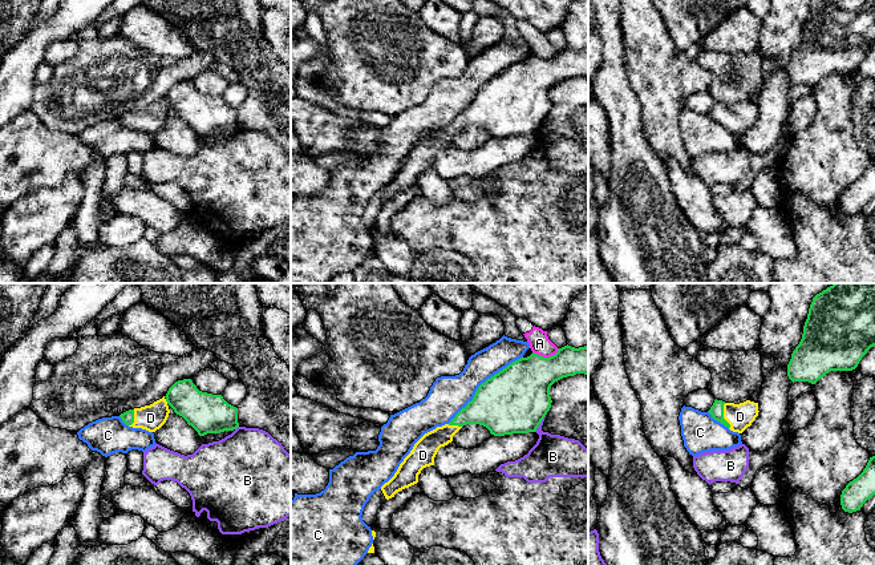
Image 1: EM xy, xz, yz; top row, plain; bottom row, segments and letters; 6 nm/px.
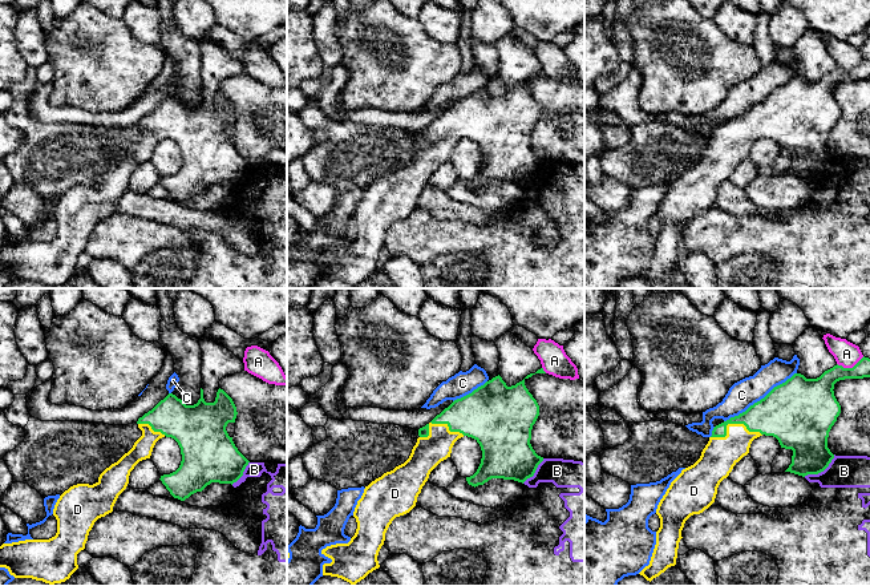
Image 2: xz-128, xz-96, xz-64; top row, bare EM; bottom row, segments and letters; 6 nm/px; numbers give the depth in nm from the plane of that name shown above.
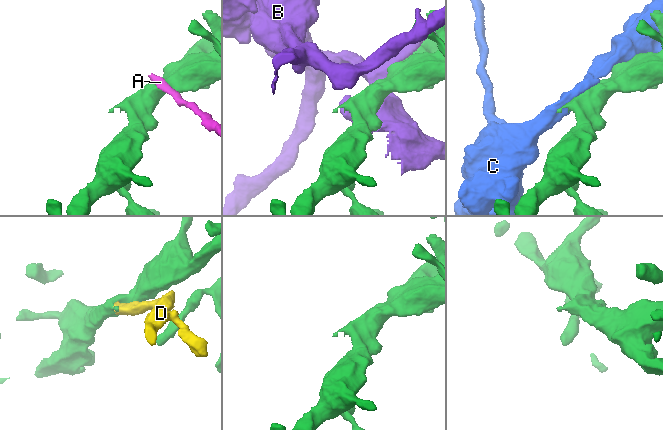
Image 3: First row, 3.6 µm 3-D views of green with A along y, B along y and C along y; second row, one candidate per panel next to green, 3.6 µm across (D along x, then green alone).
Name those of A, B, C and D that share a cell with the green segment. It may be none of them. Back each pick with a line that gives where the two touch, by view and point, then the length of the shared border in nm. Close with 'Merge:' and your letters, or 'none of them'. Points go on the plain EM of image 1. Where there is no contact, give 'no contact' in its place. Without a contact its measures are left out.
D: meets green in yz at (722, 118); contact 160 nm long
Merge: D

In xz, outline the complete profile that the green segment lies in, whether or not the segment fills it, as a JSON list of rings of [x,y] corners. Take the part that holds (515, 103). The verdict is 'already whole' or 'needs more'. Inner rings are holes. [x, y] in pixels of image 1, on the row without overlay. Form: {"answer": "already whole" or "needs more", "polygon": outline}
{"answer": "needs more", "polygon": [[[567,47],[550,60],[543,60],[532,55],[527,60],[513,64],[482,85],[473,102],[469,104],[449,126],[437,129],[425,136],[414,146],[410,156],[400,166],[394,178],[381,189],[385,201],[389,202],[394,199],[397,194],[417,186],[421,173],[434,168],[434,160],[438,152],[451,145],[453,138],[466,126],[483,128],[494,138],[535,134],[551,110],[551,88],[563,80],[576,76],[588,78],[588,47],[579,51]]]}

